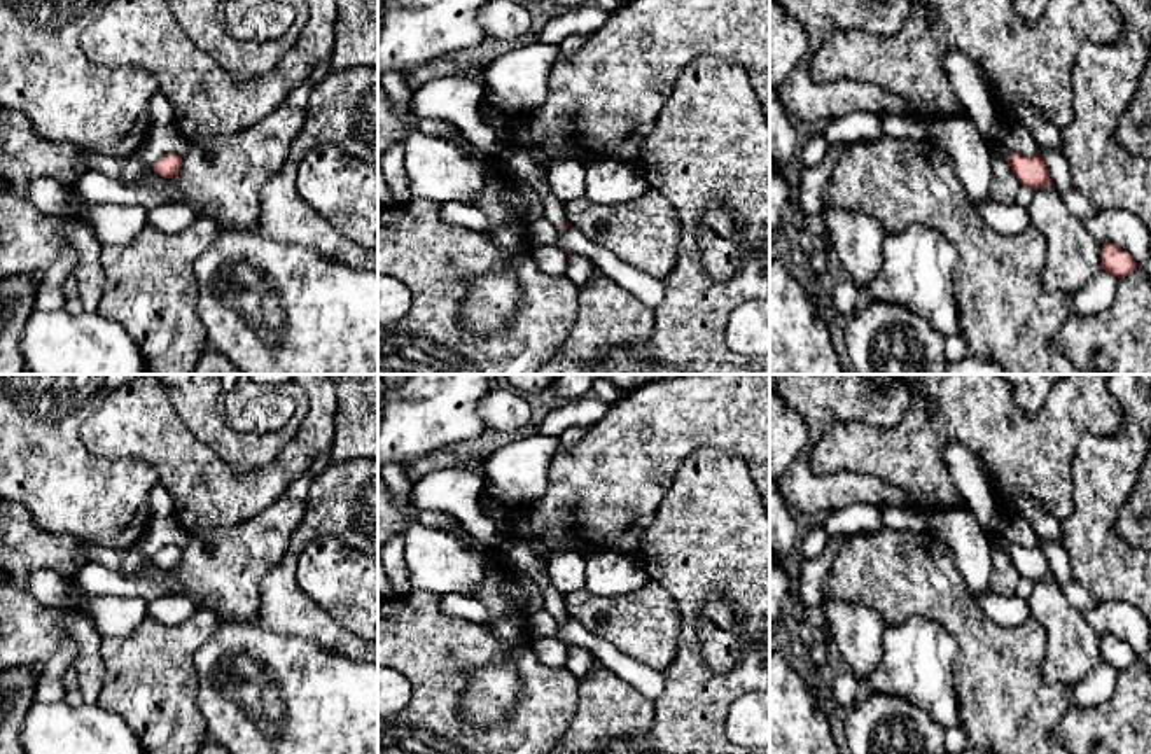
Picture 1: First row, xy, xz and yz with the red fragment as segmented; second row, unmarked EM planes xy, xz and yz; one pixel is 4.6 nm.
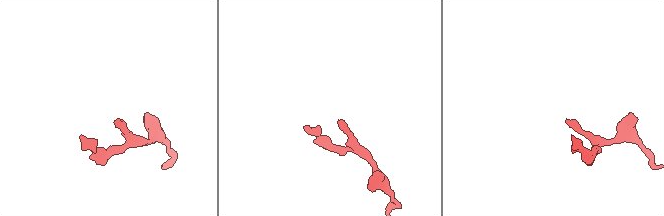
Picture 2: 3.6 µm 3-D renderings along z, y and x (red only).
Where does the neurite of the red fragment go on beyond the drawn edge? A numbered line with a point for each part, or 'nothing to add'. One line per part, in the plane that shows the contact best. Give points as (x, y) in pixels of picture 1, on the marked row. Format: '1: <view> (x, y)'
1: yz (996, 147)

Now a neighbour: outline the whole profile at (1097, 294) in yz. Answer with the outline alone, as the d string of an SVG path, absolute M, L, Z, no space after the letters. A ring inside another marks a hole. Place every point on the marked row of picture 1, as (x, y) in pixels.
M1102 269L1069 299L1074 311L1090 317L1106 311L1113 304L1116 290L1118 290L1118 278Z

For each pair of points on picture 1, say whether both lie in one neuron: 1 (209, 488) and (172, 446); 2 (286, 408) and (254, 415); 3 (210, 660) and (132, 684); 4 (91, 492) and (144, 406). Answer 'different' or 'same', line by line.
1: same
2: same
3: different
4: different

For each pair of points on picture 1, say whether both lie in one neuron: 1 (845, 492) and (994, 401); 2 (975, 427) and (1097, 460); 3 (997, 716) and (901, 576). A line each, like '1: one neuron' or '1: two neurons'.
1: two neurons
2: two neurons
3: one neuron

